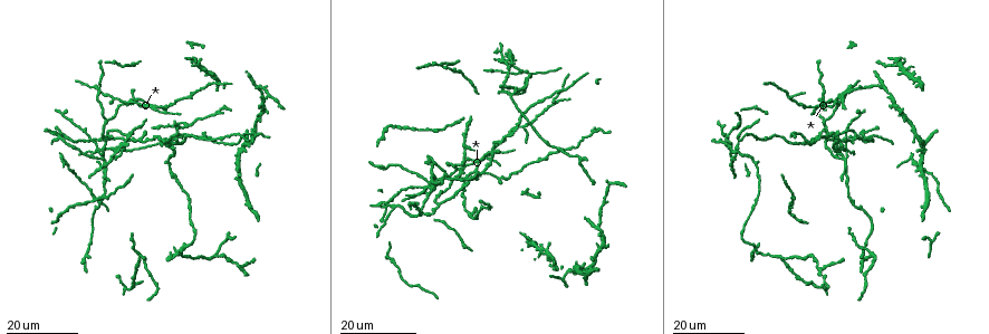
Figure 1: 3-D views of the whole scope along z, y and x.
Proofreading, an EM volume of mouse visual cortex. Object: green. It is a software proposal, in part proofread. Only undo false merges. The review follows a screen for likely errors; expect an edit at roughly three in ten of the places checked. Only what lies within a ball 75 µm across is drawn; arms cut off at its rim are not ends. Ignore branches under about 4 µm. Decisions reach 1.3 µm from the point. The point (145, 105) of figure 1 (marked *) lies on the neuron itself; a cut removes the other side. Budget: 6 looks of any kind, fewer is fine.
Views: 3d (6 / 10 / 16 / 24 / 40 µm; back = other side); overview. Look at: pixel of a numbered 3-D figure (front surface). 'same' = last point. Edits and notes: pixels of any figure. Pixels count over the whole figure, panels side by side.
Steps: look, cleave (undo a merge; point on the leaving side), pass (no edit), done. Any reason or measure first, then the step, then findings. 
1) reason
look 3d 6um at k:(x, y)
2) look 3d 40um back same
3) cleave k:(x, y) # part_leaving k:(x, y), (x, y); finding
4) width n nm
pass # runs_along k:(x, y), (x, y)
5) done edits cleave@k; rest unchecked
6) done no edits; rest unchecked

three arms meet
look 3d 24um at 1:(436, 203)

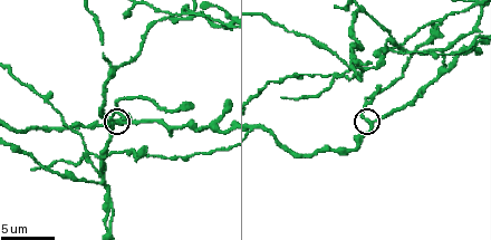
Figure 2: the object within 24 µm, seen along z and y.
look 3d 6um at 2:(371, 124)

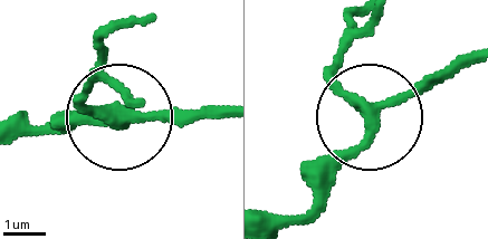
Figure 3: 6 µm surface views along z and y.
width 260 nm
pass # all the same neuron

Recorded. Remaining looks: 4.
look 3d 16um at 1:(95, 85)

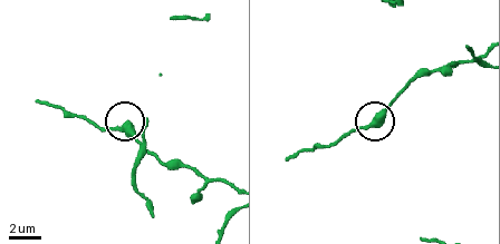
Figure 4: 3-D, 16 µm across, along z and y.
look 3d 10um at 4:(128, 123)

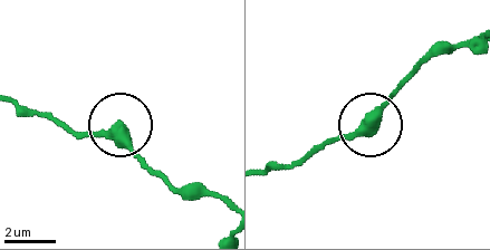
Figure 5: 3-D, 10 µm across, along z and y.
look 3d 6um at 5:(118, 124)

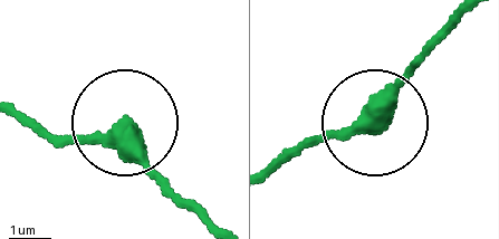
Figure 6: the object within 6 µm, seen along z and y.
pass # continuous, no second neuron

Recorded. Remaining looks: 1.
done no edits; rest unchecked

